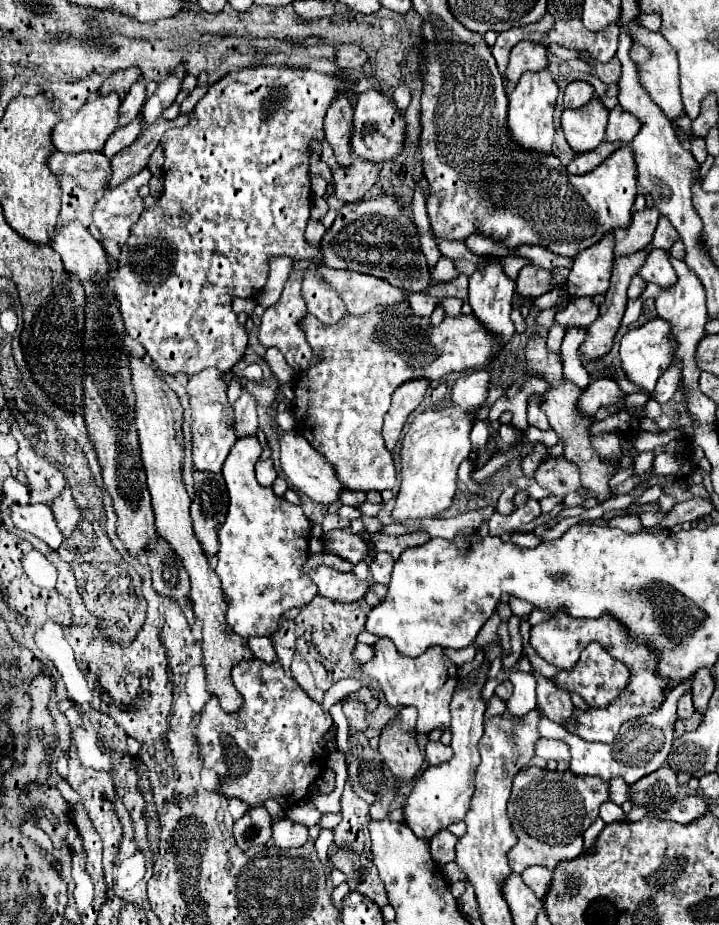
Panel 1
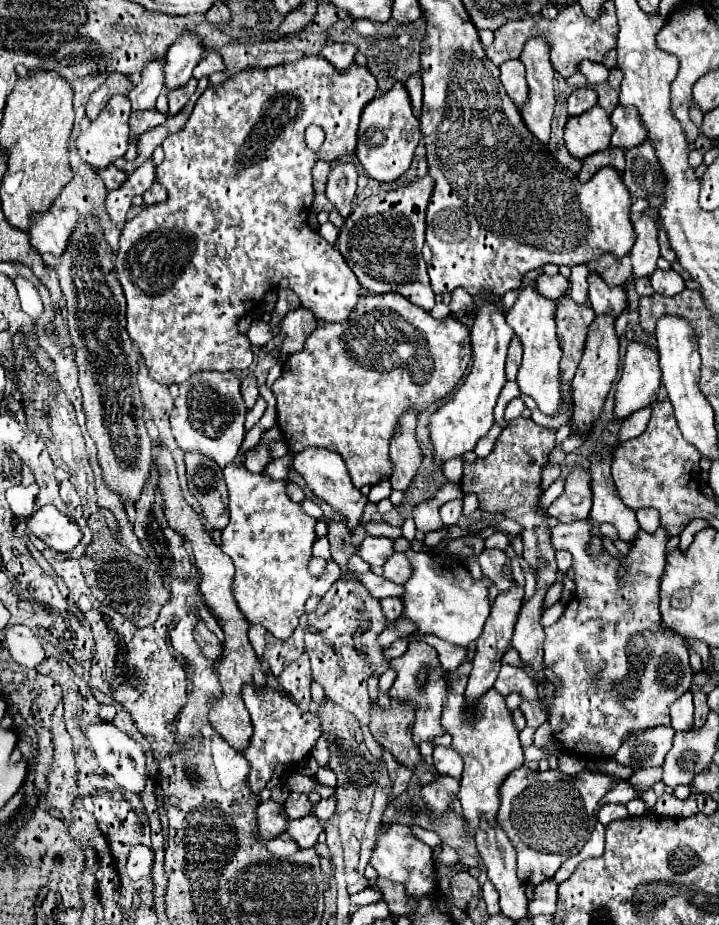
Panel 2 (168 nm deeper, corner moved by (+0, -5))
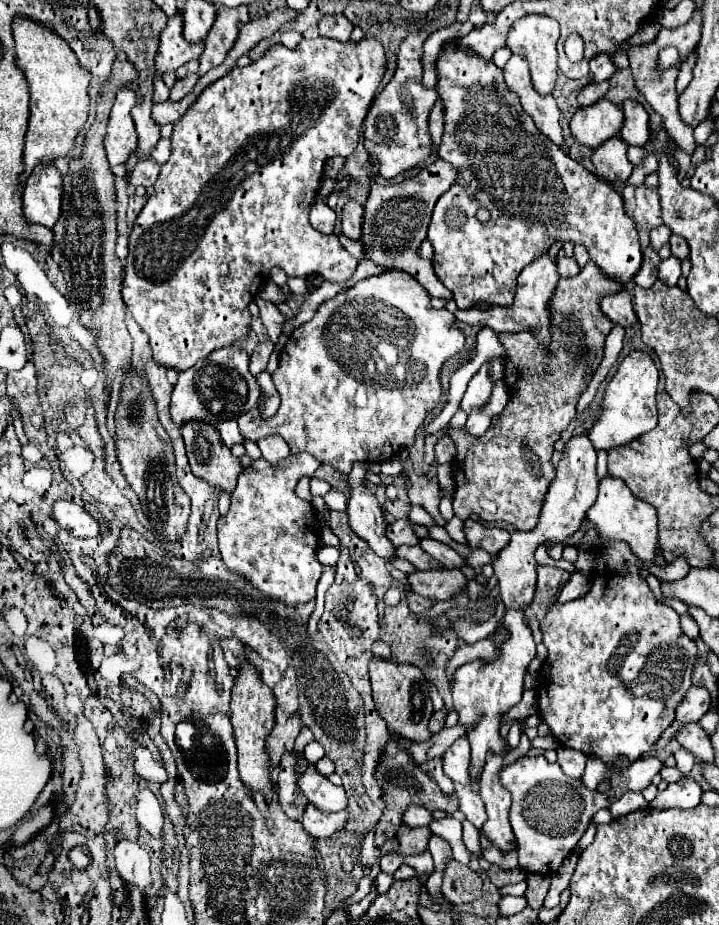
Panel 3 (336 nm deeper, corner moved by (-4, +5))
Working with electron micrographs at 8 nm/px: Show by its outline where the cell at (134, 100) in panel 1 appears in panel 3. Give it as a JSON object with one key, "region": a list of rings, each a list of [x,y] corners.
{"region":[[[176,12],[174,16],[168,18],[168,24],[164,32],[160,34],[160,46],[156,54],[156,68],[166,72],[166,70],[176,70],[180,64],[186,64],[192,58],[200,58],[204,50],[204,42],[200,44],[188,44],[182,34],[182,14]]]}

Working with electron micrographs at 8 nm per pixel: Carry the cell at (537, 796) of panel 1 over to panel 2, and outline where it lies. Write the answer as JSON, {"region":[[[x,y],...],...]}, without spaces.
{"region":[[[522,766],[504,780],[500,796],[498,826],[516,848],[518,878],[524,884],[536,886],[554,878],[560,864],[582,850],[598,822],[600,806],[610,802],[626,804],[638,794],[626,780],[618,780],[602,772],[582,770],[576,776],[568,776],[560,770],[532,772]]]}

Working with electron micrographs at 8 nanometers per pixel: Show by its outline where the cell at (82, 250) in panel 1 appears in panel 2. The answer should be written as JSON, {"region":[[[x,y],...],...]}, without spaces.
{"region":[[[52,206],[48,212],[34,214],[30,220],[30,244],[40,254],[64,254],[68,248],[68,238],[76,228],[80,214],[76,210],[58,210]]]}

